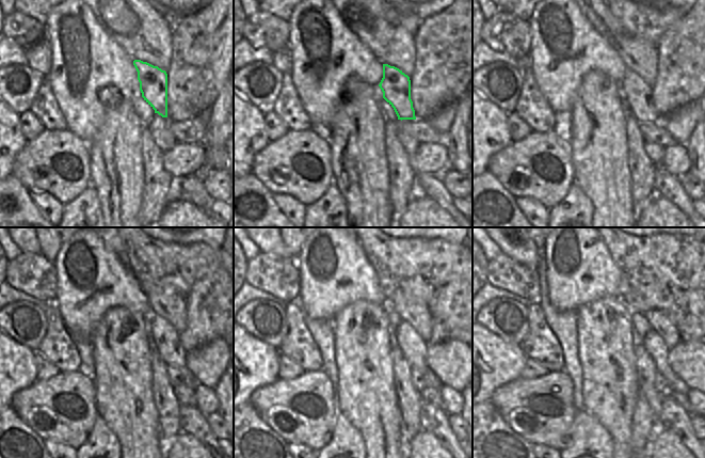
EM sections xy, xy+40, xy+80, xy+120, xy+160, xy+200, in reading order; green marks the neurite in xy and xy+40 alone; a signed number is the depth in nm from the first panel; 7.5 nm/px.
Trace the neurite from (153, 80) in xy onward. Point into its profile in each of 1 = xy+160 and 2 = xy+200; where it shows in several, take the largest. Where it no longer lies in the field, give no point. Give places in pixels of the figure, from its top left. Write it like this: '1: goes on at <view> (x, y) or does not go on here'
1: goes on at xy+160 (414, 348)
2: goes on at xy+200 (654, 344)

